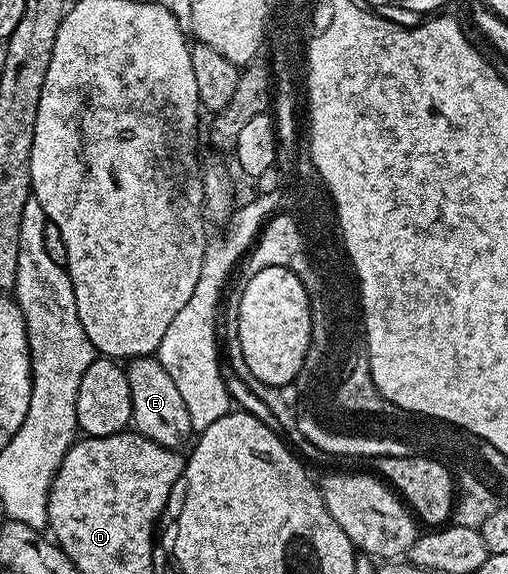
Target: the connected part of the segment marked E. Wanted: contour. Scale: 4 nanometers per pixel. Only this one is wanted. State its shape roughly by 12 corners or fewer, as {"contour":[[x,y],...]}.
{"contour":[[154,356],[125,370],[134,432],[173,450],[189,407]]}

